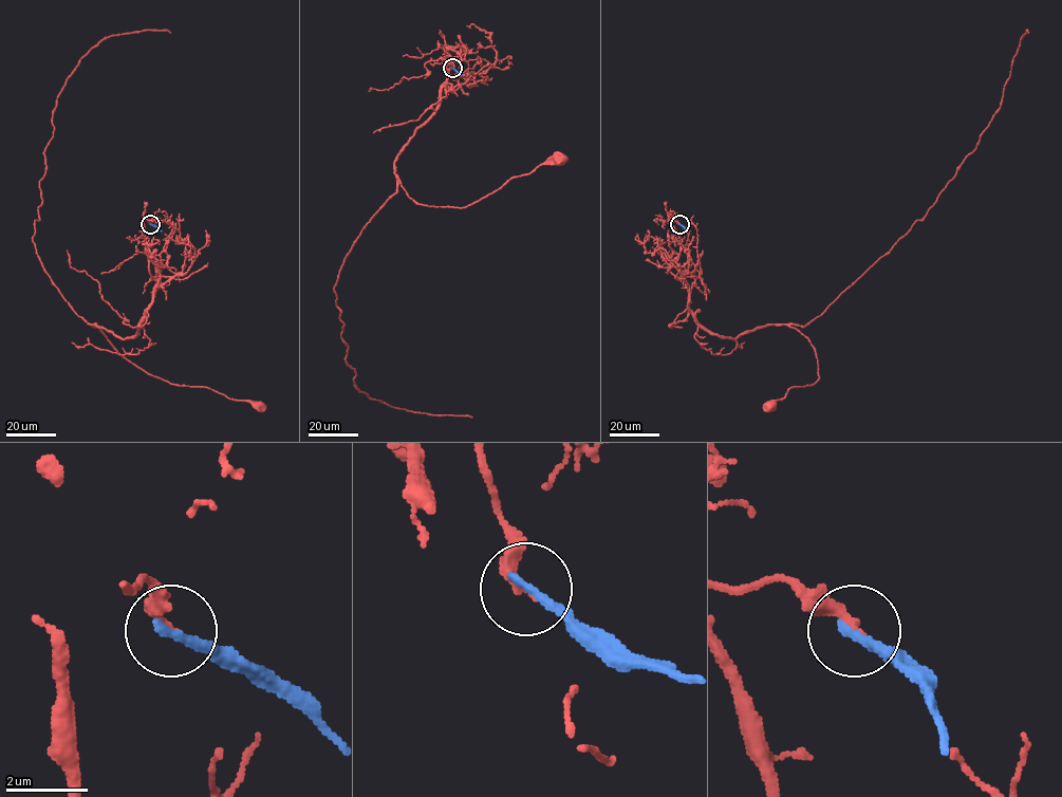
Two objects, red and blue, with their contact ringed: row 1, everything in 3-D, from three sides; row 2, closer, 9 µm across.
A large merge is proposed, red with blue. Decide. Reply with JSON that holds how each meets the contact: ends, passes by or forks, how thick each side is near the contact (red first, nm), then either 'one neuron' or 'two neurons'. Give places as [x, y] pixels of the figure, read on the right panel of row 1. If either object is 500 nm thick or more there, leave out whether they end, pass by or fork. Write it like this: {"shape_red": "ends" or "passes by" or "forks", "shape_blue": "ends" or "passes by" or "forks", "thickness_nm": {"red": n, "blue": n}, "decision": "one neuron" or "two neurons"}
{"shape_red": "ends", "shape_blue": "ends", "thickness_nm": {"red": 280, "blue": 260}, "decision": "two neurons"}

